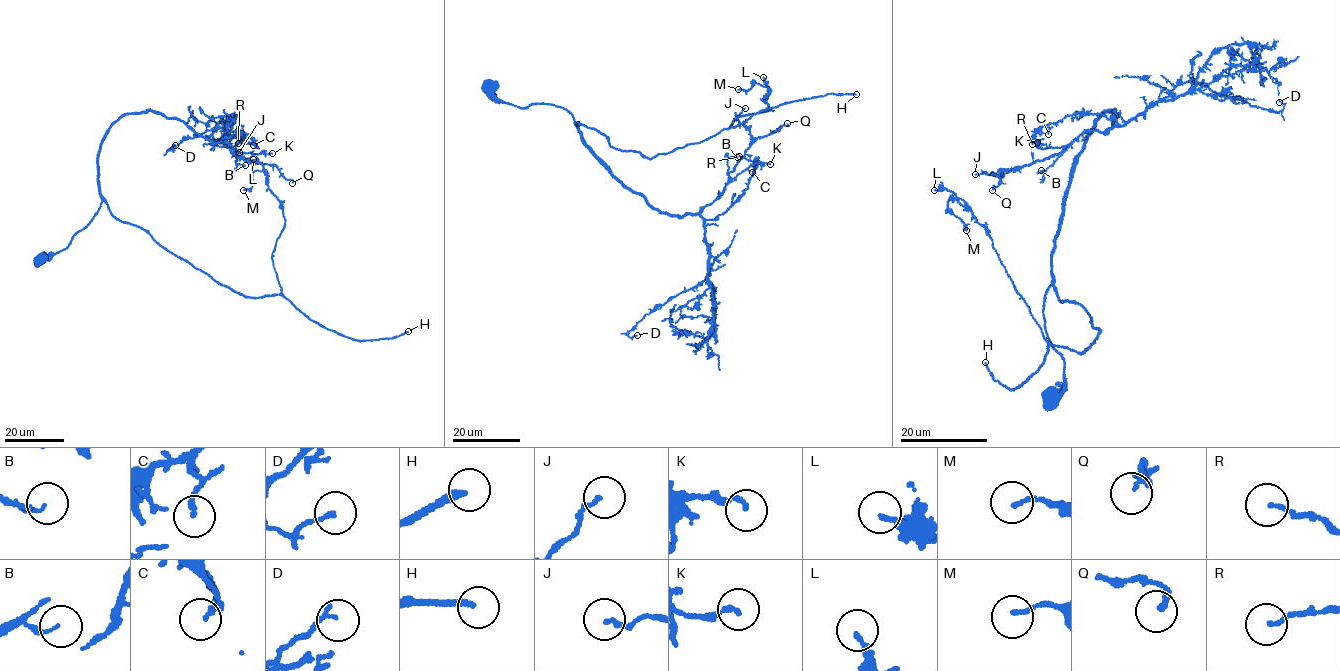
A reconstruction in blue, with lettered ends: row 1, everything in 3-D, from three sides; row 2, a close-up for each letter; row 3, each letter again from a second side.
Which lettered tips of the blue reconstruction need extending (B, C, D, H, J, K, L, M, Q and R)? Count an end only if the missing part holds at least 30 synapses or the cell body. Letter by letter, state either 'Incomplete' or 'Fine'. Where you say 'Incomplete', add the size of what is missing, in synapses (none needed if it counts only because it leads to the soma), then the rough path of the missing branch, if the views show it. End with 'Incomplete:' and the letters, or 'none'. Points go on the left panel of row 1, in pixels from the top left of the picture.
B: Fine
C: Fine
D: Fine
H: Incomplete. Roughly 200 synapses
J: Fine
K: Fine
L: Fine
M: Fine
Q: Fine
R: Fine
Incomplete: H

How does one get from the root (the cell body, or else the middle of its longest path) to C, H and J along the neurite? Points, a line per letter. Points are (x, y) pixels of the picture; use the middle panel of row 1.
C: (489, 87), (520, 108), (565, 109), (608, 170), (662, 212), (716, 219), (739, 200), (752, 172)
H: (489, 87), (520, 108), (561, 107), (614, 148), (651, 159), (769, 108), (856, 94)
J: (489, 87), (520, 108), (565, 109), (608, 170), (680, 217), (721, 195), (751, 140), (737, 118), (745, 108)

